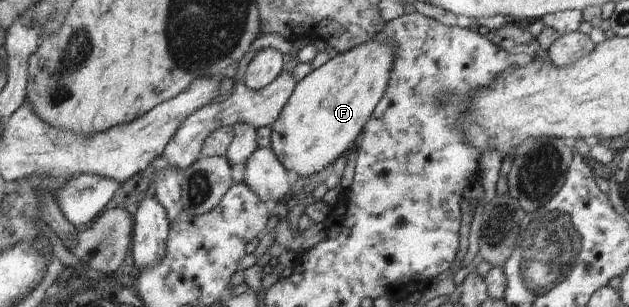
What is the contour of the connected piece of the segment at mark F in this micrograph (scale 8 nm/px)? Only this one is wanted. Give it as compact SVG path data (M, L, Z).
M374 37L370 42L336 55L297 82L280 115L270 125L272 133L269 147L286 171L294 171L300 177L310 177L349 152L365 121L383 96L390 70L393 68L393 53L393 46L390 46L389 42L380 42Z

